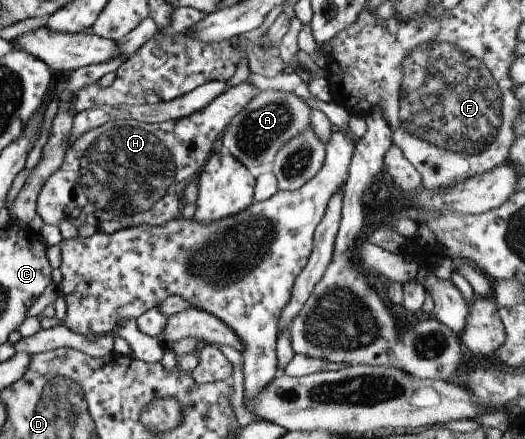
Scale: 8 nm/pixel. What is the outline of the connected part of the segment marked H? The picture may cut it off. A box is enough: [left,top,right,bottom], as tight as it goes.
[37,79,260,229]

